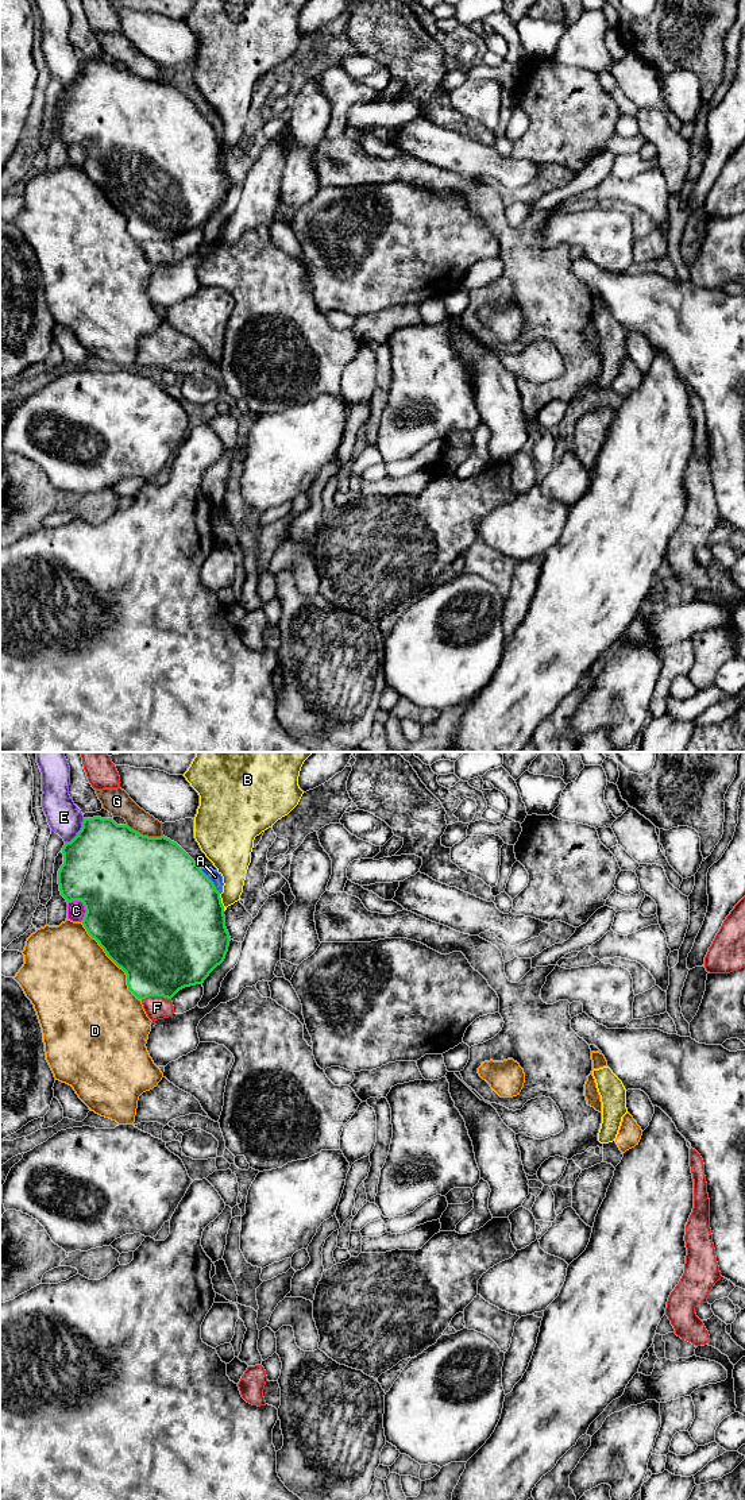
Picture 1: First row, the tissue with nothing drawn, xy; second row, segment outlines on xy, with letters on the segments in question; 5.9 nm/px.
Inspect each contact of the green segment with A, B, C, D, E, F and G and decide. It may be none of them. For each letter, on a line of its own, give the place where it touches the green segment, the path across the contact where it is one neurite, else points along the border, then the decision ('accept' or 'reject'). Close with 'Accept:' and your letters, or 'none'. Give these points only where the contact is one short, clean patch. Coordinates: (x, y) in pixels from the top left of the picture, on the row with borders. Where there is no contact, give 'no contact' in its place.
A: xy (211, 880) | accept
B: xy (220, 902) | reject
C: xy (84, 905) | reject
D: xy (114, 961) | reject
E: xy (78, 832) | reject
F: xy (155, 995) | reject
G: xy (145, 836) | reject
Accept: A

